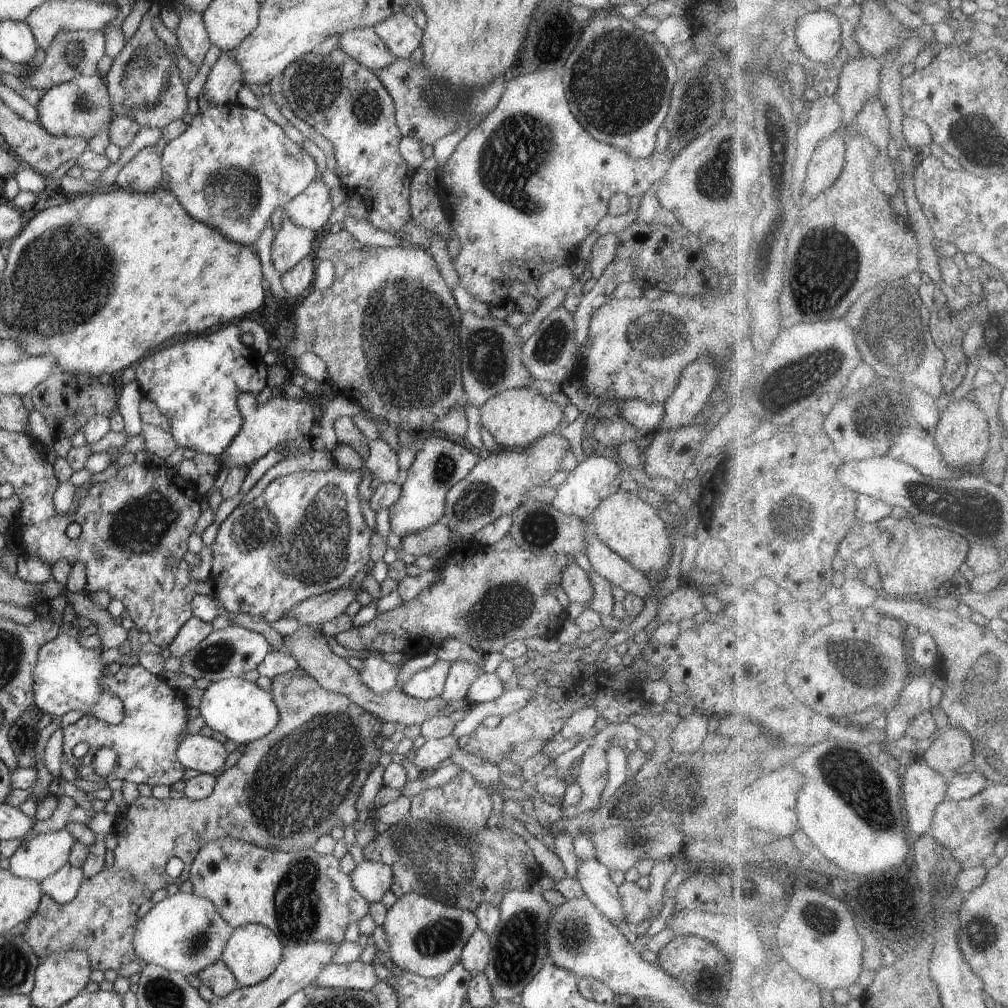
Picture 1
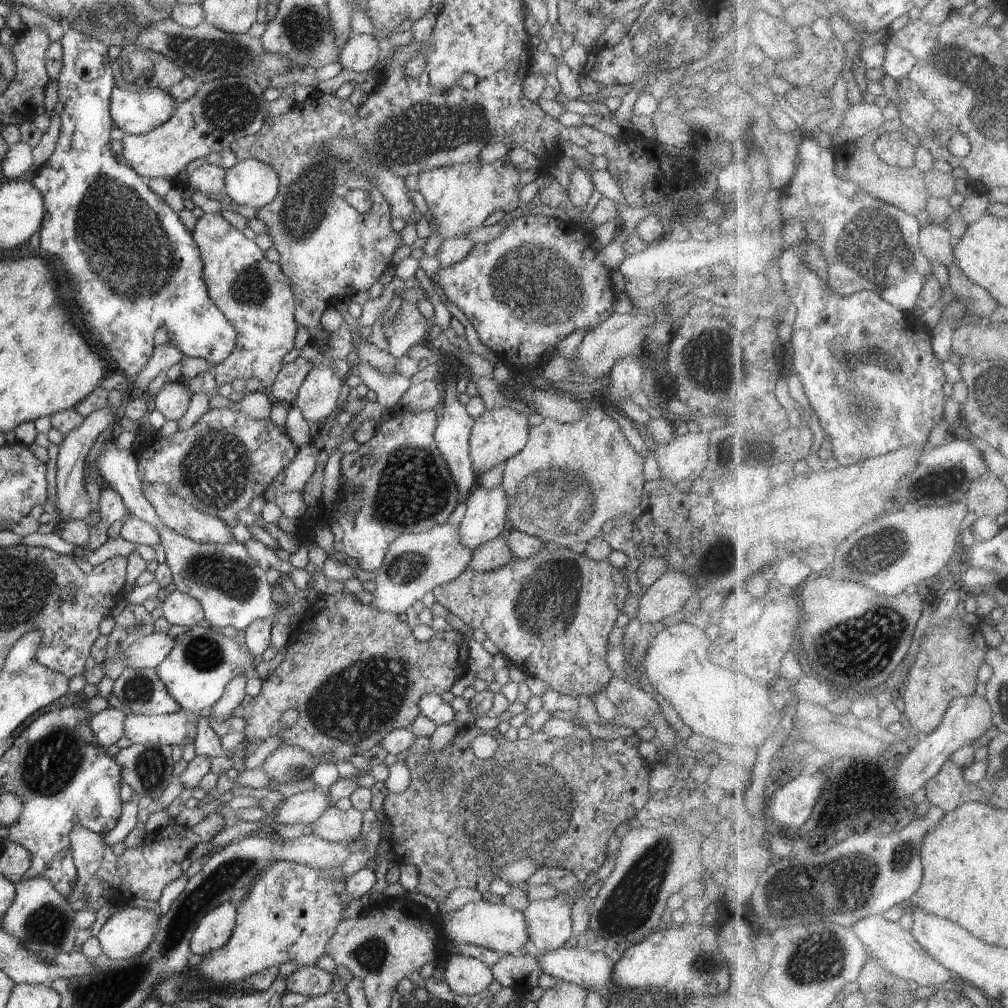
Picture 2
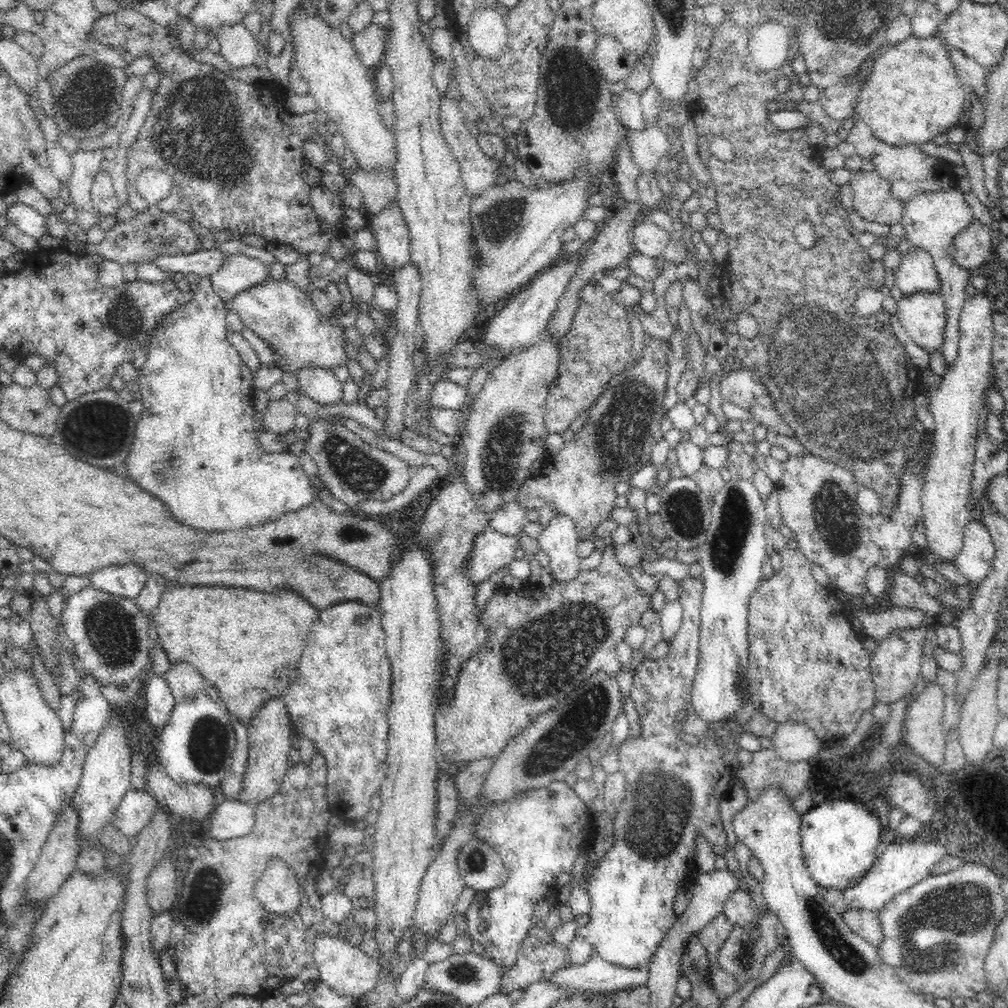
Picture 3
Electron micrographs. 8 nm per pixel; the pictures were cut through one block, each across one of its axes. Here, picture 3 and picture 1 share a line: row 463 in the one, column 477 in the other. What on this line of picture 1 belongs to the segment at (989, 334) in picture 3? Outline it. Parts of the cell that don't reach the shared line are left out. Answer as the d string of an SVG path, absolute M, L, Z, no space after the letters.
M478 928L466 942L459 962L472 977L484 973L490 963L491 949L490 935Z

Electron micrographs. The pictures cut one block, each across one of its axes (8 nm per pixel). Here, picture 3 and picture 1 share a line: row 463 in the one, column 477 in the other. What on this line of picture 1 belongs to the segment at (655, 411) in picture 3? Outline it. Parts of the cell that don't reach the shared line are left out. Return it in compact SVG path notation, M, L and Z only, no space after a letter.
M509 534L491 546L484 546L475 540L460 542L454 550L450 552L450 555L447 555L444 559L442 559L442 568L440 569L441 580L438 583L435 583L431 588L420 592L414 599L404 601L403 604L400 604L397 608L391 609L390 611L384 613L378 612L376 618L374 618L374 620L372 620L369 624L366 624L366 626L352 626L350 630L346 630L346 632L338 634L335 639L341 647L346 649L367 650L370 653L373 651L376 653L390 654L402 652L408 656L414 656L421 652L428 653L429 651L432 652L437 650L441 646L441 643L447 638L456 638L466 643L474 650L480 648L480 650L482 650L486 655L490 653L500 653L507 644L513 641L525 642L531 637L555 638L558 635L558 630L560 630L563 622L567 619L567 612L564 608L562 608L560 602L558 602L558 600L550 594L549 588L559 585L561 571L571 563L575 564L574 556L570 557L559 553L535 553L524 550L517 545Z

